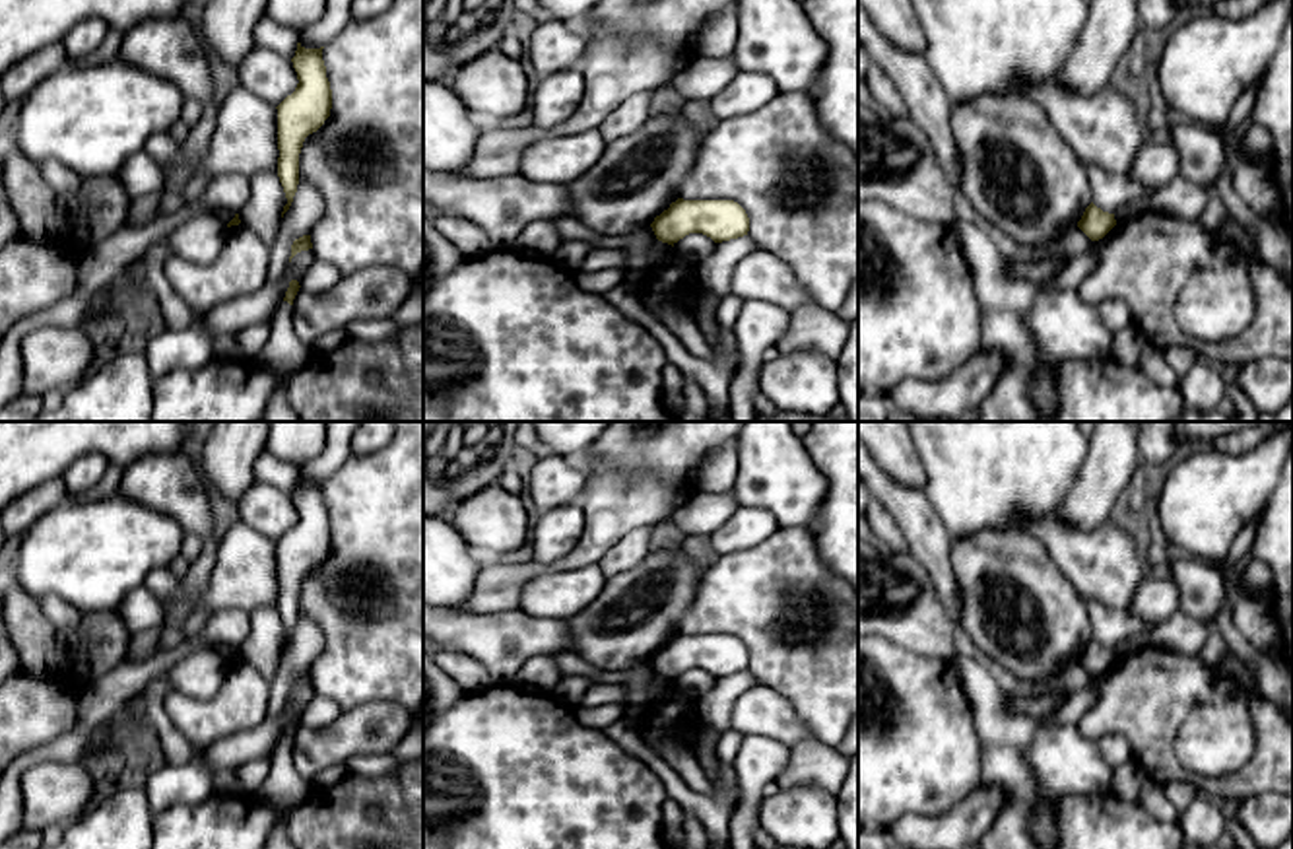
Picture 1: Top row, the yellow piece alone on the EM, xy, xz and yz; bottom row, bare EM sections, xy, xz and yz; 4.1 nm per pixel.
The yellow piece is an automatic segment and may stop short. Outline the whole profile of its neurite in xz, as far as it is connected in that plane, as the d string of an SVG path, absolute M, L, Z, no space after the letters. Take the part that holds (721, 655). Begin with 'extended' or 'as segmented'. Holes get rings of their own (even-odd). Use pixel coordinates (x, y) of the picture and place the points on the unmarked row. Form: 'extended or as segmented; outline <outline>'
as segmented; outline M678 633L650 659L658 676L676 680L689 668L703 668L714 678L747 670L749 653L734 635Z

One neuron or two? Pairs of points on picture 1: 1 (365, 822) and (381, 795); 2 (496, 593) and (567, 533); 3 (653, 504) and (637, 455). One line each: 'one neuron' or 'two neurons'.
1: one neuron
2: two neurons
3: two neurons

